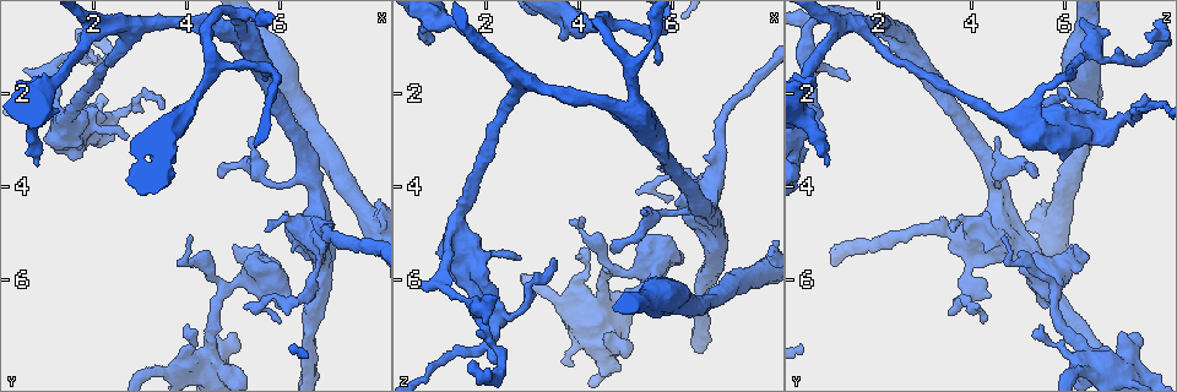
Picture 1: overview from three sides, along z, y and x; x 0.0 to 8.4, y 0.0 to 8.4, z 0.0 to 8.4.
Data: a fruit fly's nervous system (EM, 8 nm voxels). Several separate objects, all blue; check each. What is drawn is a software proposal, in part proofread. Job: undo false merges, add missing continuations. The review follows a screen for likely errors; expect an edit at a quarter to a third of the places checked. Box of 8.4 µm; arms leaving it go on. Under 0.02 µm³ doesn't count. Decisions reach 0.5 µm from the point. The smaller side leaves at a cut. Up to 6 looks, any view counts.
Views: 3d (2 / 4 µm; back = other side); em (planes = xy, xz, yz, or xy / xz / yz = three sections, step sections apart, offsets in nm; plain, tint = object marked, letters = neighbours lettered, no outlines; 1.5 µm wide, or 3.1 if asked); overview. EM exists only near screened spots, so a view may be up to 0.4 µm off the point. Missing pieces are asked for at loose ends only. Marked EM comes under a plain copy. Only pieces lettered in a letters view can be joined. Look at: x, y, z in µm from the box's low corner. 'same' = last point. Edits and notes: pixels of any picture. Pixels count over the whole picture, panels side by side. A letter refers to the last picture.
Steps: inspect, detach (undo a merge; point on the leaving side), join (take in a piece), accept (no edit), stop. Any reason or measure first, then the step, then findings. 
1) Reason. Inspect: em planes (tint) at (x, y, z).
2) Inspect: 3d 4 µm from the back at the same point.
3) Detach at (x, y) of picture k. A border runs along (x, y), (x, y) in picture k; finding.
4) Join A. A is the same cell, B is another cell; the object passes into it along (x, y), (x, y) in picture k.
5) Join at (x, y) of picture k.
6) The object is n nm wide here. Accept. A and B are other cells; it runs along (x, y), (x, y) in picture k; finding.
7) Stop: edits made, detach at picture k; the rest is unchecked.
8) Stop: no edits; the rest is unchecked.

Abrupt turn. Inspect: em xy step 8 (tint) at (5.80, 4.00, 4.50).

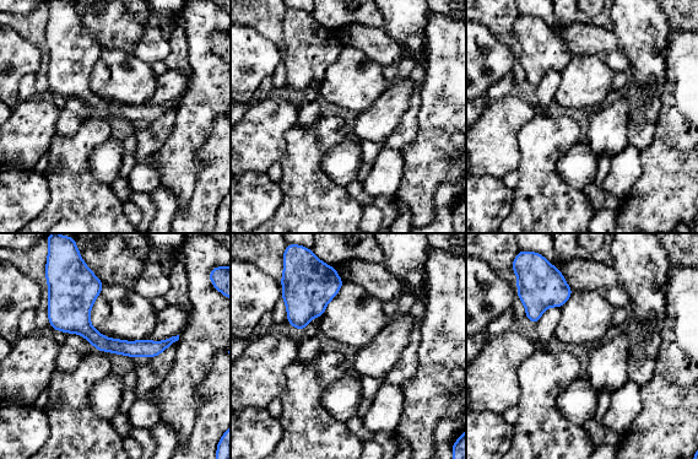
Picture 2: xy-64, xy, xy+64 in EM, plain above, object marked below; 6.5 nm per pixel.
Another direction. Inspect: em planes (letters) at the same point.

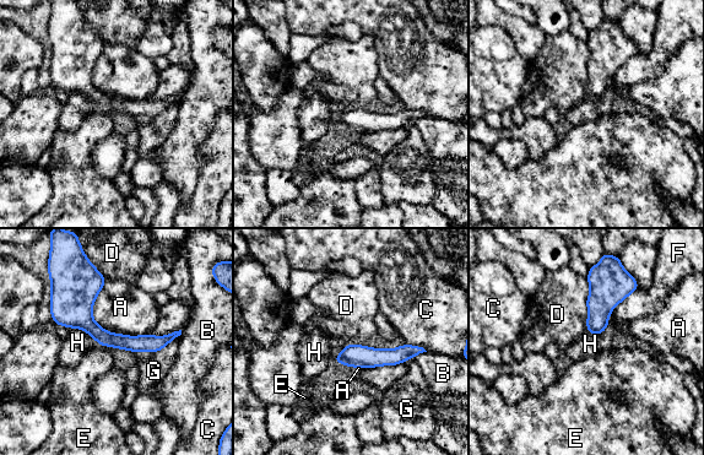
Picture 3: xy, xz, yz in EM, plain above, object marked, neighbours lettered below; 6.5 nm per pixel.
Accept. A, B, C, D, E, F, G and H are other cells; a border runs along (586, 276), (588, 331) in picture 3; all the same cell.

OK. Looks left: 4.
Free end. Inspect: 3d 4 µm at (0.55, 1.50, 6.10).

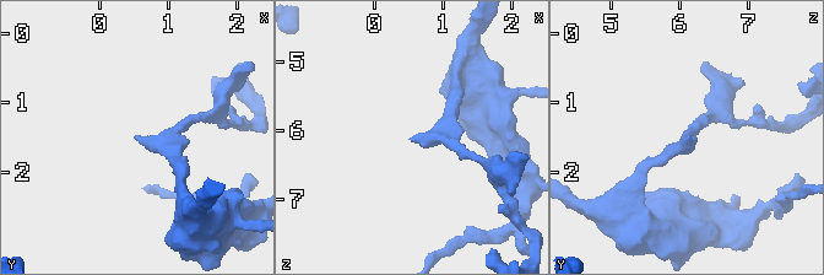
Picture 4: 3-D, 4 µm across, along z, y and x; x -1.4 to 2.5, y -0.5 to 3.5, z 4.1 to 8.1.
The arms are 170, 200 nm wide; now the EM. Inspect: em planes (letters) at (0.55, 1.45, 6.15).

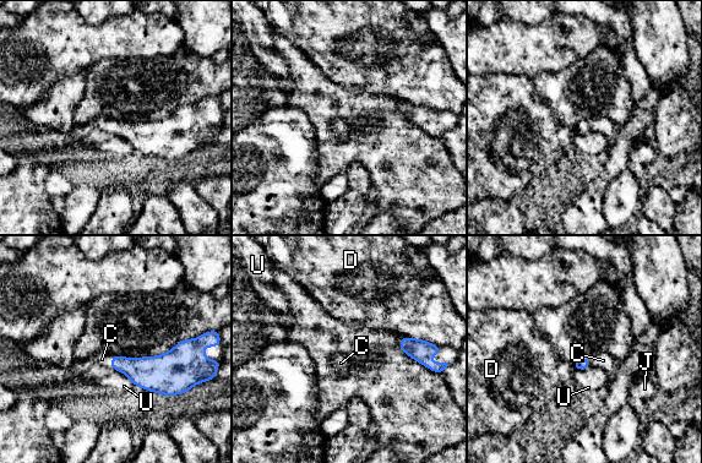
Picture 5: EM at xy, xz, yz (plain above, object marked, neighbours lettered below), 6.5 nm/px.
Join C. C is the same cell, D, J and U are other cells; it goes on there.

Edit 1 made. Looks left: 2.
Inspect: em planes (letters) at (5.85, 1.50, 0.55).

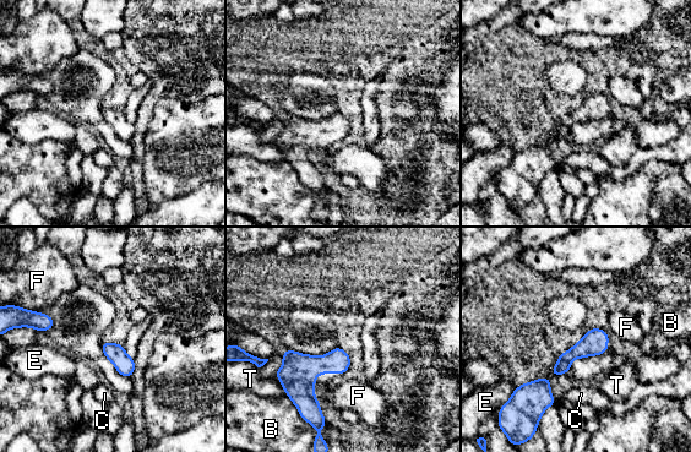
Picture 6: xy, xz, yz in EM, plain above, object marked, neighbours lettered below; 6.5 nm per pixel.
Accept. B, C, E, F and T are other cells; a border runs along (27, 310), (36, 311) in picture 6; all the same cell.

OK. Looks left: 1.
Stop: edits made, join at picture 5; the rest is unchecked.

